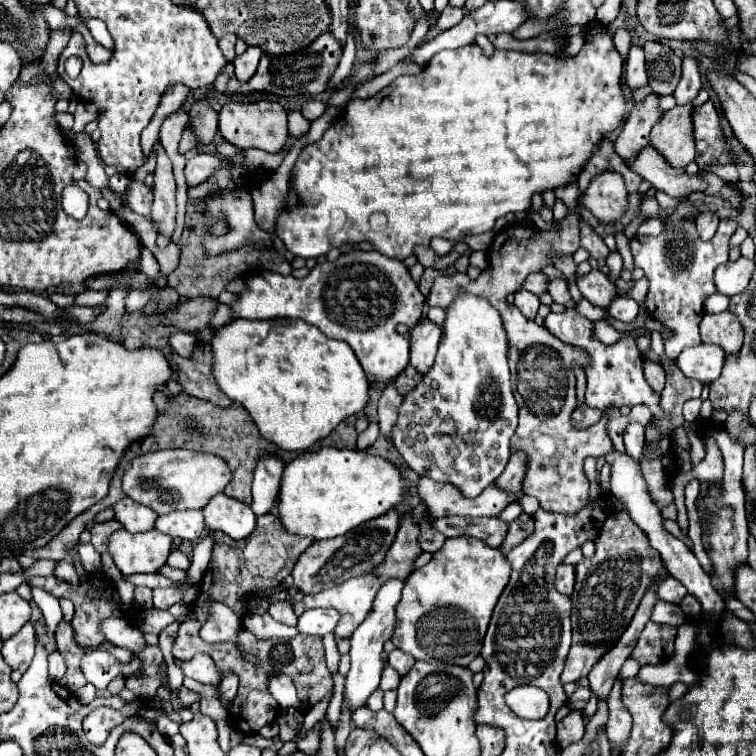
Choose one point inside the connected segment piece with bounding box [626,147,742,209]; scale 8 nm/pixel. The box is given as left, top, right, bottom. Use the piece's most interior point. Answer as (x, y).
(649, 165)

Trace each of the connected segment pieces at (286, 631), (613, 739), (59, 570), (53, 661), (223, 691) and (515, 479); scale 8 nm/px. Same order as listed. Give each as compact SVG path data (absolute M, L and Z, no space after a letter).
M262 613L262 615L246 615L244 617L244 627L248 631L252 631L252 635L258 637L258 639L268 639L268 637L292 639L292 637L298 635L298 629L296 627L278 623L268 613Z
M616 681L612 691L610 691L610 701L608 701L610 703L608 705L610 717L608 717L608 723L606 723L608 739L618 749L622 749L622 743L628 739L628 733L630 733L630 727L632 727L632 717L624 709L624 705L620 703L620 687L622 687L622 683Z
M58 561L58 567L56 567L54 575L60 577L62 581L68 581L70 585L80 585L78 579L76 579L76 569L74 569L74 565L68 563L68 561L62 561L62 563Z
M54 651L54 653L48 655L48 671L50 671L50 677L54 681L60 681L64 677L66 663L64 663L64 659L62 659L62 655L58 651Z
M224 675L220 685L218 685L218 691L222 695L222 705L228 709L228 705L232 705L234 697L236 697L236 691L238 691L238 677L236 675Z
M512 453L504 473L494 481L494 485L500 485L500 489L504 489L504 493L520 493L524 471L526 471L524 453Z

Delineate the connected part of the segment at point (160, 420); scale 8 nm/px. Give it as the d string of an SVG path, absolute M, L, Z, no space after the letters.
M164 391L156 393L154 403L158 409L158 417L156 417L148 437L144 437L140 441L142 453L158 451L158 449L190 449L190 451L198 451L198 453L216 453L232 469L232 481L226 485L224 493L246 505L252 503L252 493L250 493L252 471L254 471L254 465L260 455L276 453L278 457L284 459L284 463L290 463L292 459L296 459L296 453L288 453L288 451L284 453L278 445L272 445L272 441L266 441L260 435L256 423L248 415L248 411L238 403L232 403L228 409L220 409L220 413L218 413L218 407L204 399L196 399L186 393L166 395Z

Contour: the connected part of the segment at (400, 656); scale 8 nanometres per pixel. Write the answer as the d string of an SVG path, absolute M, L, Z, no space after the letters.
M394 649L394 651L388 655L388 665L394 667L394 669L398 671L398 675L402 677L404 673L408 673L408 669L412 669L414 657L408 655L408 653L402 653L400 649Z

